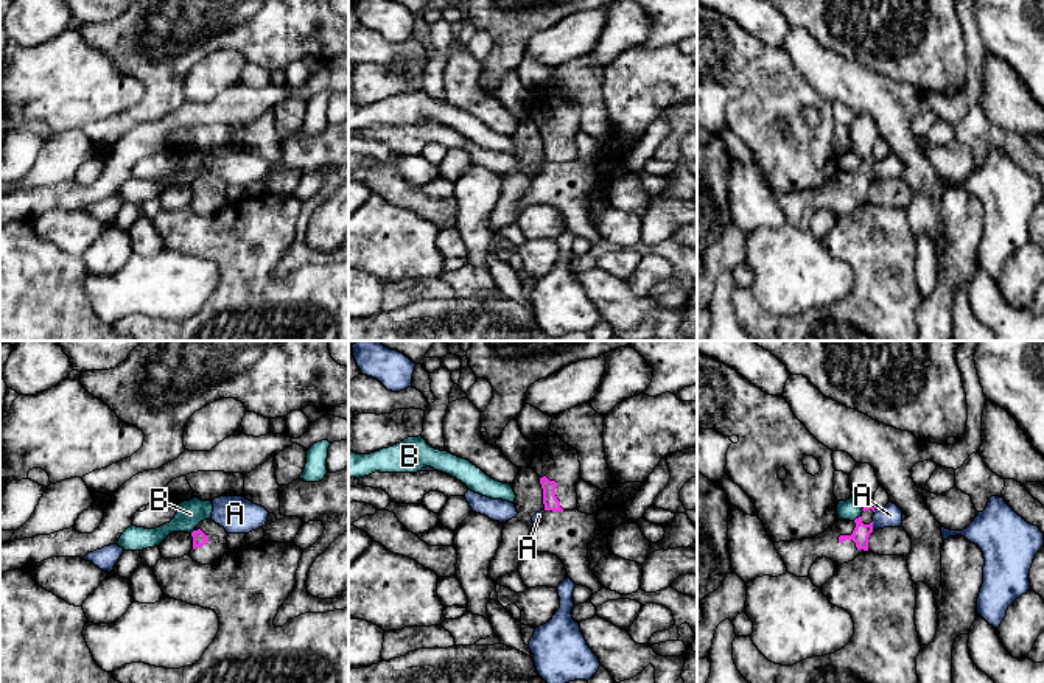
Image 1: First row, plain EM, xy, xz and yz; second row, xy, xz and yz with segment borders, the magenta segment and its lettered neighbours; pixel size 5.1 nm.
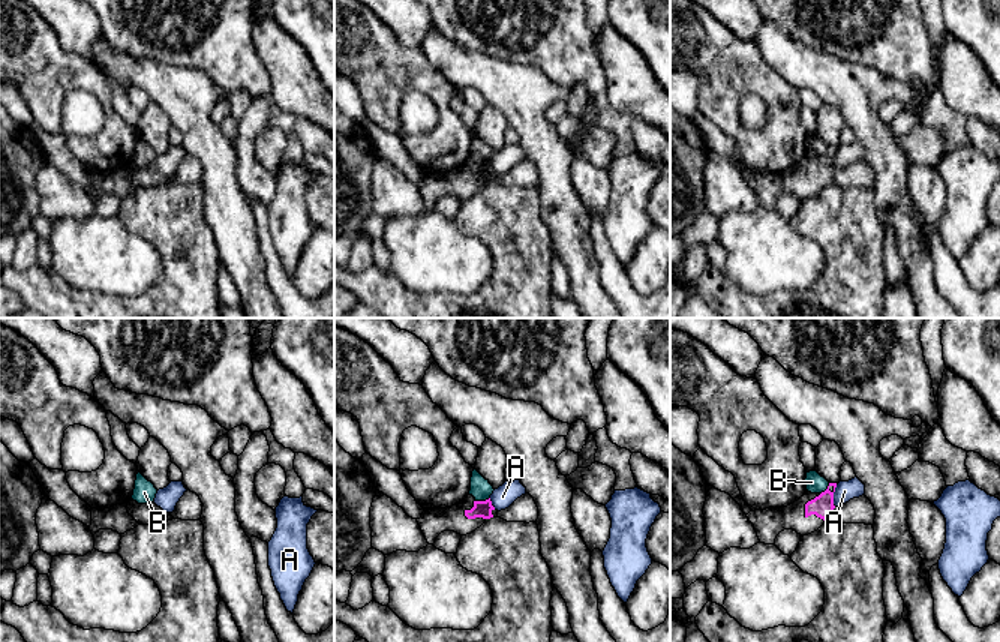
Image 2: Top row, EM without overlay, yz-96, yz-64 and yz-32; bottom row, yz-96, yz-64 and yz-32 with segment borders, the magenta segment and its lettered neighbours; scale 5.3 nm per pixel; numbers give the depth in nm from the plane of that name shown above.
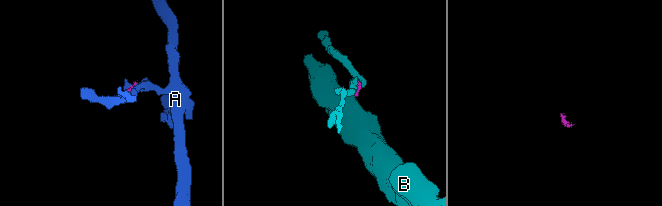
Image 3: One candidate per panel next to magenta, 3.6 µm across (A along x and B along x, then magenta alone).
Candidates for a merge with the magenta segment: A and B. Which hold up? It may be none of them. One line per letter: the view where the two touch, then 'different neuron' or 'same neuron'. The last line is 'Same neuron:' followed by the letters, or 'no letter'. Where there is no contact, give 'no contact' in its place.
A: yz | different neuron
B: yz | different neuron
Same neuron: no letter

